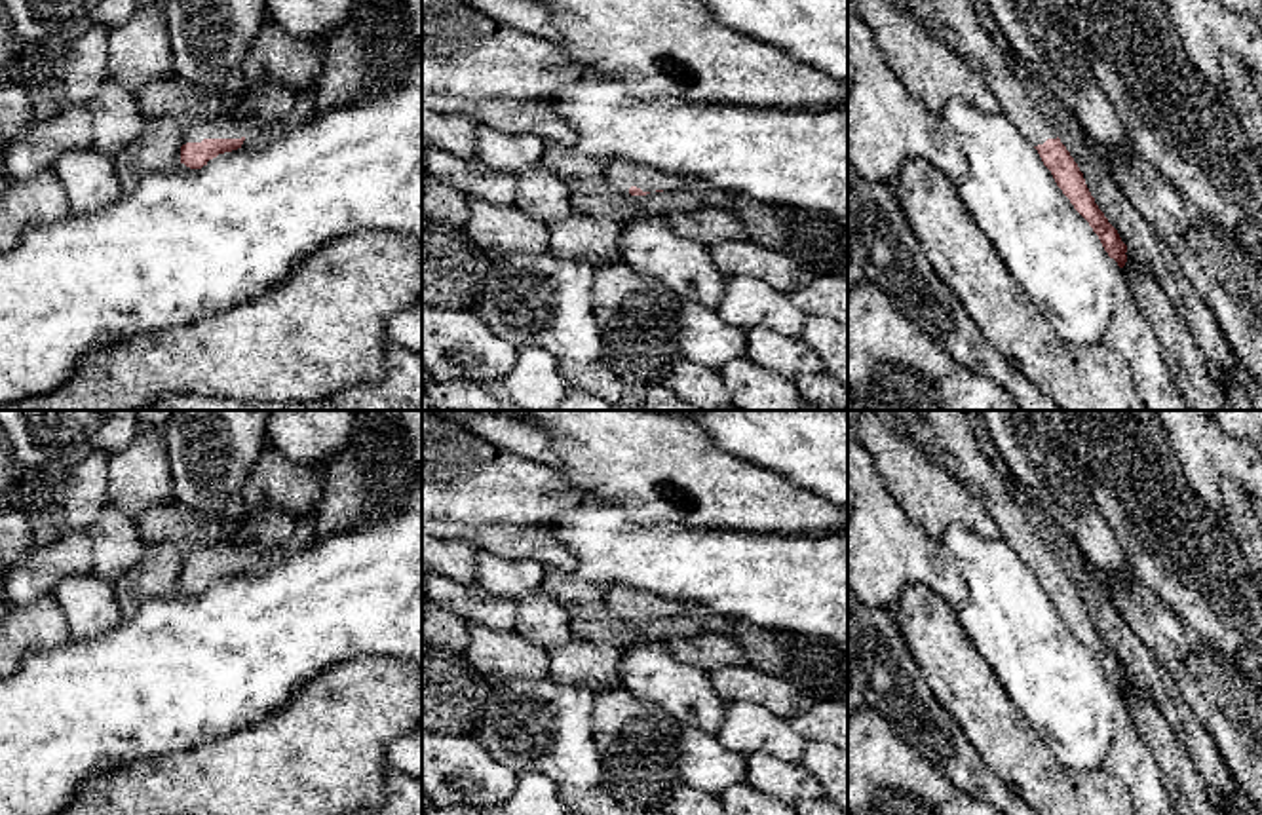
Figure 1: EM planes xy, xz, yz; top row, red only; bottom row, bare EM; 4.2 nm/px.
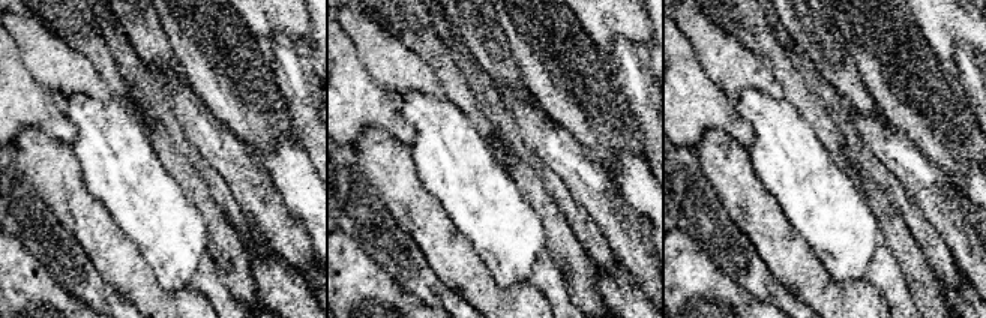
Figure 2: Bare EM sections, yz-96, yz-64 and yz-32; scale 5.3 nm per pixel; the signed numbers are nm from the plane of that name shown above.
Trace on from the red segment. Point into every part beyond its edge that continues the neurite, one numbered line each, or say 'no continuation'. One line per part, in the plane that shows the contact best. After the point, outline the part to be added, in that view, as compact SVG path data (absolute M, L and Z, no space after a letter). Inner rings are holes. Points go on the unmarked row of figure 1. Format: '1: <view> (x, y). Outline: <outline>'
1: xy (210, 553). Outline: M224 541L192 545L182 557L182 570L201 568L203 564L241 564L245 562L243 545L236 543L228 553Z

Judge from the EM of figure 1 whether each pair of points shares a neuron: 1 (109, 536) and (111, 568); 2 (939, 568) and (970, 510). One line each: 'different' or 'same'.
1: same
2: different

